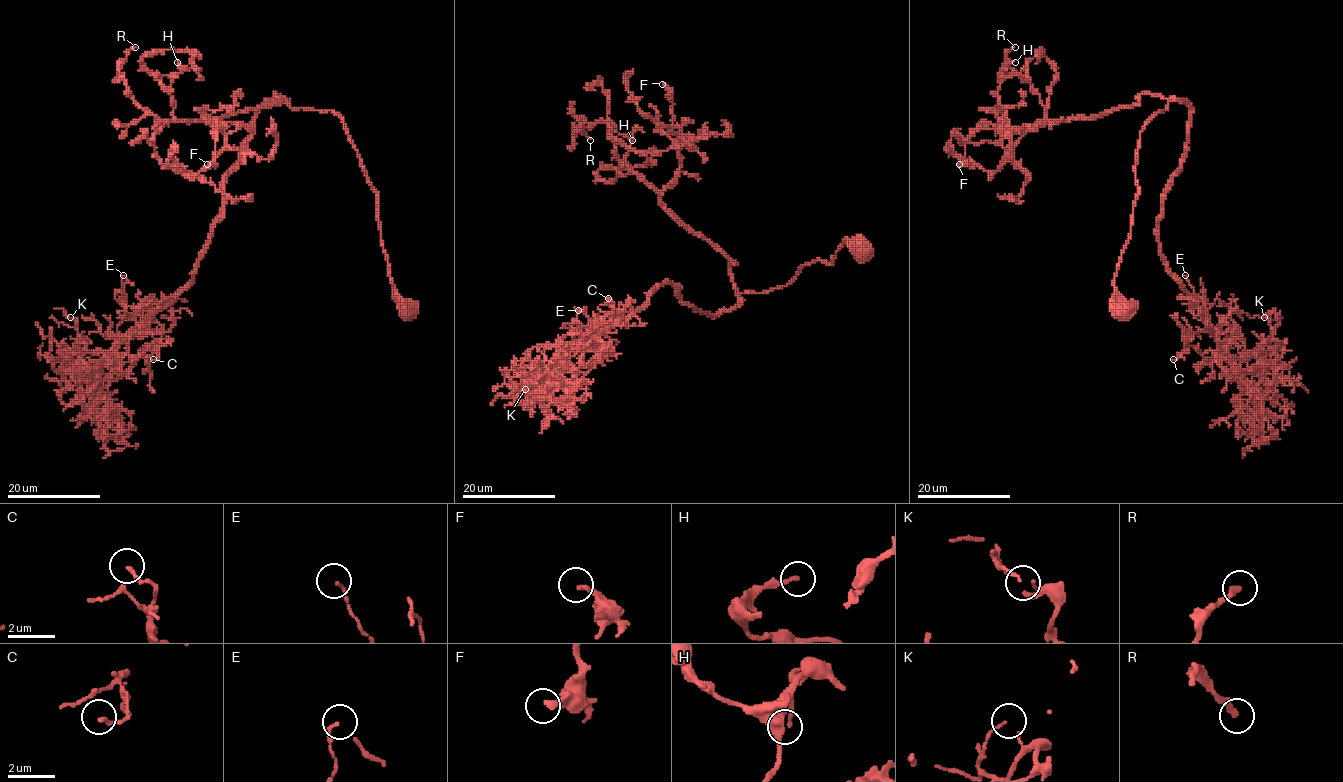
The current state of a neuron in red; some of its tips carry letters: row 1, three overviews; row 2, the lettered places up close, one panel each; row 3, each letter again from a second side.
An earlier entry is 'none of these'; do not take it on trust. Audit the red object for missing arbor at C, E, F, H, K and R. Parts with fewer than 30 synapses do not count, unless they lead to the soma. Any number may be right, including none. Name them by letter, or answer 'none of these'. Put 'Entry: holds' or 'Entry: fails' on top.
Entry: holds
none of these

